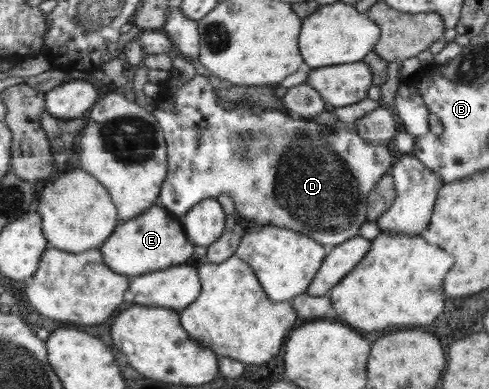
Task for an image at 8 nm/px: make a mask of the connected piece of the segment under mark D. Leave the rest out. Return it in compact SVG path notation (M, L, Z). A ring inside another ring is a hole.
M173 71L173 72L172 72L172 73L171 73L171 72L170 72L170 76L169 76L169 78L167 78L167 79L166 79L166 80L165 80L165 81L163 81L163 83L162 83L162 90L163 90L163 91L164 91L164 94L163 94L163 96L162 96L162 97L161 97L161 98L159 98L159 99L157 99L157 101L156 101L156 102L158 102L158 101L159 101L159 100L160 100L160 99L165 99L165 98L167 98L167 97L169 97L169 98L171 98L171 99L172 99L172 100L173 100L173 107L175 107L175 110L174 110L174 111L164 111L164 110L163 110L163 109L161 109L161 108L158 108L158 107L157 107L157 108L156 108L156 109L155 109L155 110L154 110L154 111L153 111L153 115L156 115L156 118L157 118L157 121L158 121L158 122L159 122L159 123L160 123L160 126L161 126L161 129L163 129L163 133L165 133L165 141L166 141L166 144L167 144L167 155L168 155L168 163L167 163L167 176L166 176L166 178L165 178L165 181L163 181L163 183L162 183L162 184L161 184L161 187L160 187L160 194L159 194L159 205L161 205L161 206L163 206L163 207L165 207L165 209L168 209L168 210L169 210L169 211L172 211L172 212L173 212L173 213L174 213L174 214L175 214L175 215L178 215L178 216L179 216L179 217L183 217L183 216L184 216L184 215L185 215L185 214L187 214L187 213L188 213L188 211L189 211L189 210L191 210L191 209L192 209L192 207L193 207L193 206L196 206L196 205L197 205L197 203L199 203L199 202L203 202L203 201L204 201L204 199L207 199L207 198L217 198L217 196L218 196L218 195L221 195L221 193L226 193L226 194L227 194L227 195L229 195L229 197L231 197L231 199L233 199L233 201L234 201L234 205L235 205L235 207L236 207L236 212L235 212L235 213L237 213L237 214L236 214L236 215L237 215L237 216L238 216L238 217L241 217L241 218L242 218L242 219L245 219L245 221L248 221L248 223L249 223L249 225L250 225L250 227L249 227L249 228L248 228L248 230L247 230L247 231L246 231L246 232L245 232L245 234L244 234L244 236L243 236L243 237L242 237L242 238L241 238L241 241L240 241L240 244L239 244L239 245L238 245L238 248L237 248L237 249L236 249L236 256L237 256L237 257L240 257L240 258L241 258L241 259L242 259L242 260L245 260L245 263L248 263L248 264L249 264L249 265L250 265L250 266L251 266L251 269L252 269L252 270L253 270L253 271L254 271L254 272L255 272L255 275L256 275L256 276L257 276L257 279L258 279L258 280L259 280L259 283L260 283L260 284L261 284L261 287L262 287L262 288L263 288L263 289L264 289L264 290L265 290L265 293L266 293L266 294L267 294L267 297L268 297L268 298L269 298L269 299L270 299L270 300L271 300L271 301L273 301L273 302L279 302L279 301L288 301L288 300L290 300L290 299L291 299L291 298L292 298L292 297L295 297L295 296L297 296L297 295L301 295L301 294L302 294L302 293L306 293L306 291L307 291L307 288L308 288L308 287L309 287L309 284L310 284L310 283L311 283L311 282L312 282L312 281L313 281L313 278L314 278L314 277L315 277L315 274L316 274L316 273L317 273L317 271L319 271L319 268L320 268L320 267L321 267L321 264L322 264L322 263L323 263L323 260L324 260L324 259L325 259L325 256L326 256L326 255L327 255L327 254L328 254L328 252L329 252L329 251L331 251L331 250L332 250L332 249L333 249L333 248L334 248L334 247L335 247L335 246L336 246L336 245L339 245L339 244L340 244L340 243L343 243L343 242L345 242L345 241L347 241L347 239L351 239L351 238L352 238L352 237L355 237L355 236L357 236L357 235L359 235L359 234L358 234L358 233L359 233L359 228L360 228L360 227L361 227L361 225L363 225L363 223L365 223L365 222L367 222L367 221L368 221L368 219L367 219L367 216L366 216L366 213L367 213L367 195L369 195L369 192L370 192L370 191L371 191L371 190L372 190L372 189L373 189L373 188L374 188L374 187L375 187L375 184L376 184L376 183L377 183L377 182L378 182L378 181L379 181L379 180L380 180L380 179L381 179L381 178L382 178L382 177L383 177L383 176L385 176L385 175L386 175L386 174L388 174L388 173L389 173L389 172L390 172L390 170L391 170L391 169L392 169L392 166L393 166L393 165L394 165L394 162L395 162L395 157L394 157L394 155L393 155L393 151L392 151L392 150L391 150L391 149L390 149L390 146L389 146L389 144L388 144L388 143L385 143L385 144L377 144L377 143L373 143L373 142L368 142L368 141L365 141L365 140L364 140L364 139L361 139L361 138L360 138L360 137L359 137L359 136L358 136L358 134L357 134L357 133L356 133L356 130L355 130L355 129L354 129L354 128L353 128L353 126L352 126L352 124L348 124L348 123L345 123L345 122L341 122L341 121L337 121L337 122L336 122L336 123L334 123L334 124L333 124L333 125L329 125L329 126L327 126L327 125L324 125L324 124L320 124L320 123L319 123L319 122L314 122L314 121L313 121L313 120L309 120L309 119L305 119L305 118L302 118L302 117L301 117L301 116L299 116L299 115L294 115L294 114L286 114L286 113L285 113L285 112L282 112L282 111L281 111L281 110L263 110L263 109L259 109L259 110L255 110L255 109L254 109L254 106L253 106L253 105L251 105L251 103L245 103L245 101L242 101L242 102L241 102L241 103L239 103L239 104L238 104L238 103L235 103L235 105L229 105L229 106L225 106L225 101L223 101L223 99L219 99L219 97L217 97L217 94L216 94L216 91L215 91L215 90L214 90L214 87L213 87L213 86L212 86L212 85L211 85L211 84L210 84L210 81L209 81L209 79L208 79L208 77L207 77L207 76L203 76L203 75L200 75L200 74L198 74L198 73L197 73L197 74L196 74L196 76L194 76L194 77L193 77L193 78L192 78L192 79L191 79L191 80L189 80L189 81L187 81L187 82L186 82L186 83L184 83L184 84L182 84L182 85L181 85L181 86L179 86L179 87L178 87L178 88L177 88L177 89L176 89L176 90L173 90L173 92L171 92L171 89L170 89L170 86L169 86L169 79L170 79L170 78L171 78L171 77L179 77L179 76L180 76L180 75L179 75L179 73L176 73L176 72L175 72L175 71Z

